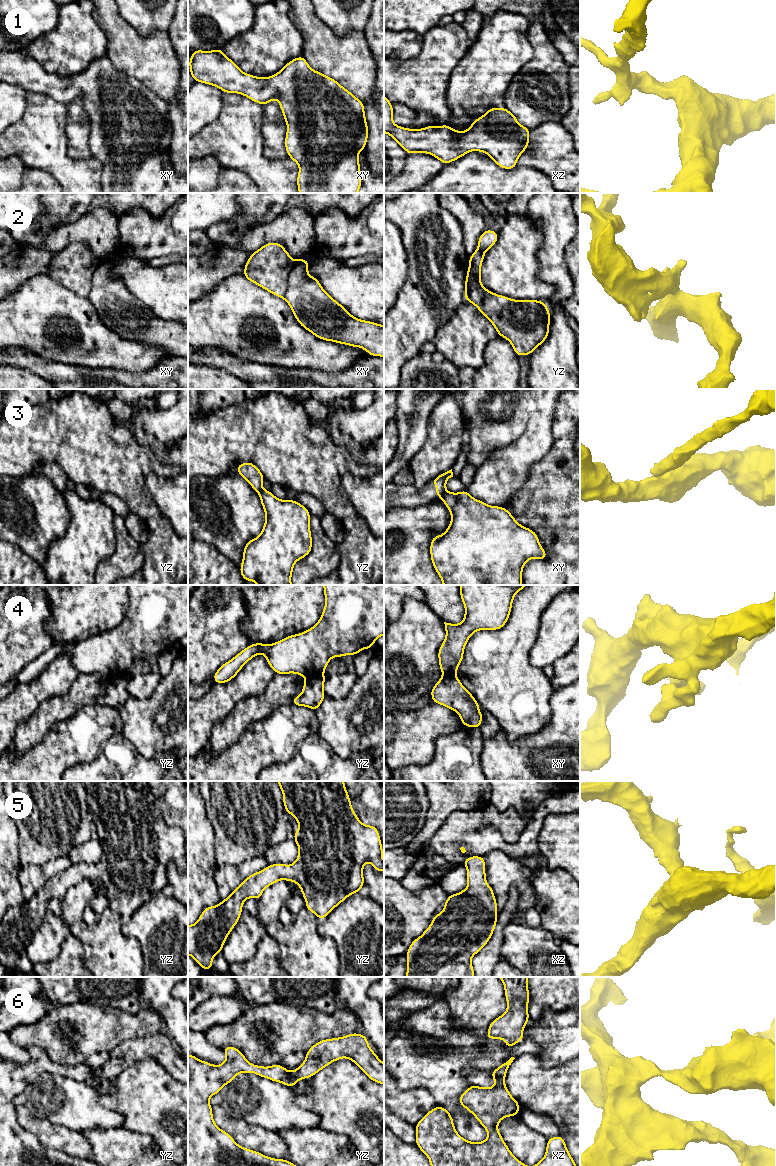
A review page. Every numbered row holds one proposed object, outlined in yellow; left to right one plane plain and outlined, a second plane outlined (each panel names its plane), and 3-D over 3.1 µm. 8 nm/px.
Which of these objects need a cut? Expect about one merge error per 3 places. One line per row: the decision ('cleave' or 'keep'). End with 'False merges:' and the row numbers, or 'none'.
1: keep
2: cleave
3: cleave
4: cleave
5: keep
6: keep
False merges: 2, 3, 4

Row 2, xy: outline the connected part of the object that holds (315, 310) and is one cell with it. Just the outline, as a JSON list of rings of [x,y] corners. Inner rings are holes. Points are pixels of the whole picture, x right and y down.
[[[303,258],[293,262],[283,297],[299,324],[319,339],[360,347],[370,356],[384,357],[384,325],[352,316],[323,289],[316,277],[308,274],[308,267],[309,261]]]

